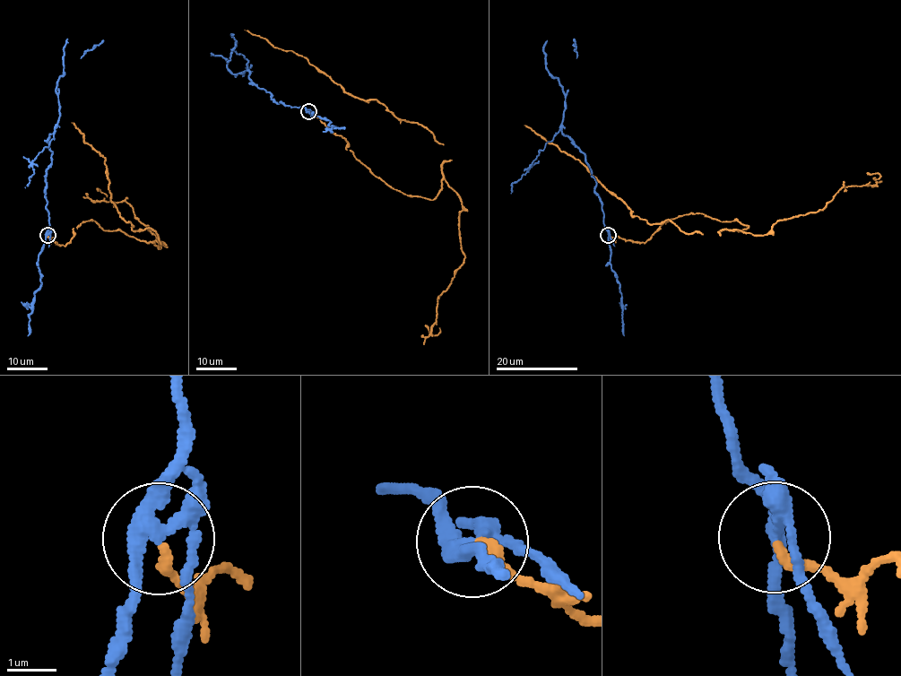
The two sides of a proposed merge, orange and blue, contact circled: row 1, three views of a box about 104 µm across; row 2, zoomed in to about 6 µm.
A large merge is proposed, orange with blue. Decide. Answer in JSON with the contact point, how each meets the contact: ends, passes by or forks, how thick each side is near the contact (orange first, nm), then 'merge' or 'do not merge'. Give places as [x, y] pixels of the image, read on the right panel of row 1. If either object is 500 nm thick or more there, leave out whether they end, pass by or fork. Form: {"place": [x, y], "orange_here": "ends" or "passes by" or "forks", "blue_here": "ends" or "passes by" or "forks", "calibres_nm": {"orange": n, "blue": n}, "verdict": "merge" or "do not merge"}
{"place": [608, 235], "orange_here": "ends", "blue_here": "forks", "calibres_nm": {"orange": 200, "blue": 260}, "verdict": "do not merge"}

